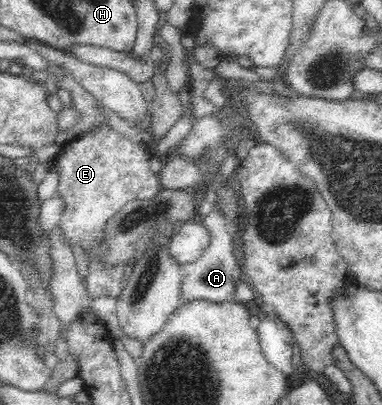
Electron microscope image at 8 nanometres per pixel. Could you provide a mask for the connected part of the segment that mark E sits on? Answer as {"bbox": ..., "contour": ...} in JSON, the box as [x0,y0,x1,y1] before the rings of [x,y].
{"bbox":[52,130,162,299],"contour":[[[115,130],[92,131],[62,146],[52,168],[58,172],[58,193],[66,201],[59,228],[64,243],[80,245],[88,257],[88,274],[82,279],[92,299],[121,294],[124,264],[106,269],[97,263],[101,249],[95,249],[95,239],[119,209],[130,200],[152,199],[162,189],[159,173],[150,159],[145,144],[132,143]]]}

